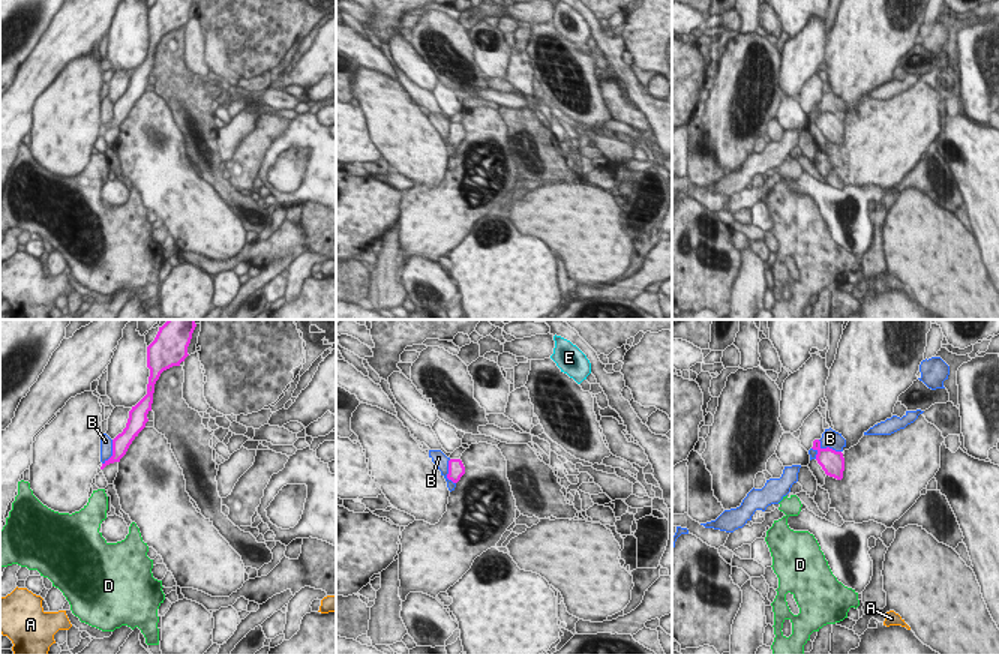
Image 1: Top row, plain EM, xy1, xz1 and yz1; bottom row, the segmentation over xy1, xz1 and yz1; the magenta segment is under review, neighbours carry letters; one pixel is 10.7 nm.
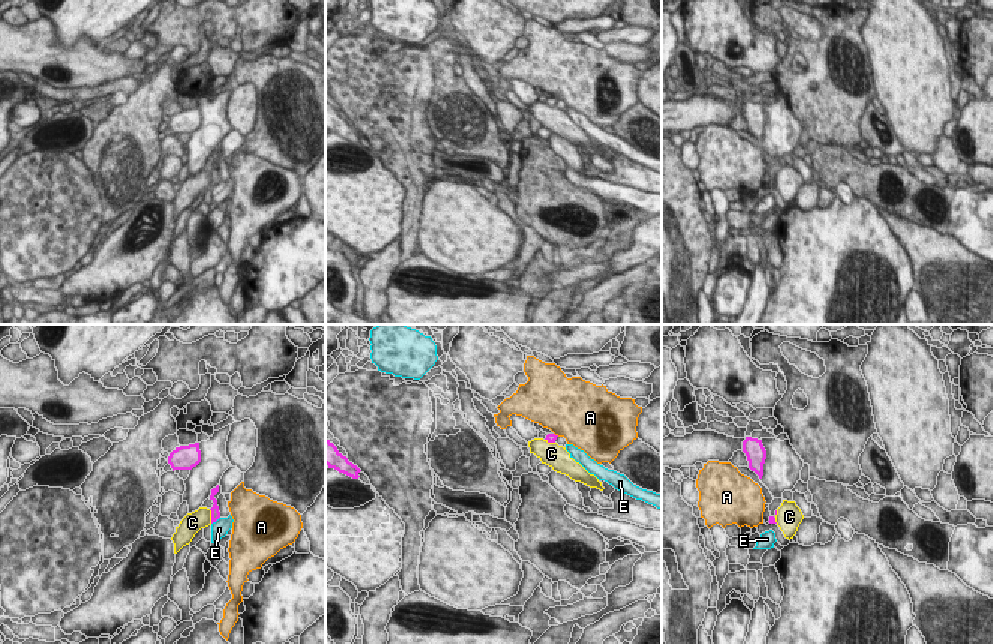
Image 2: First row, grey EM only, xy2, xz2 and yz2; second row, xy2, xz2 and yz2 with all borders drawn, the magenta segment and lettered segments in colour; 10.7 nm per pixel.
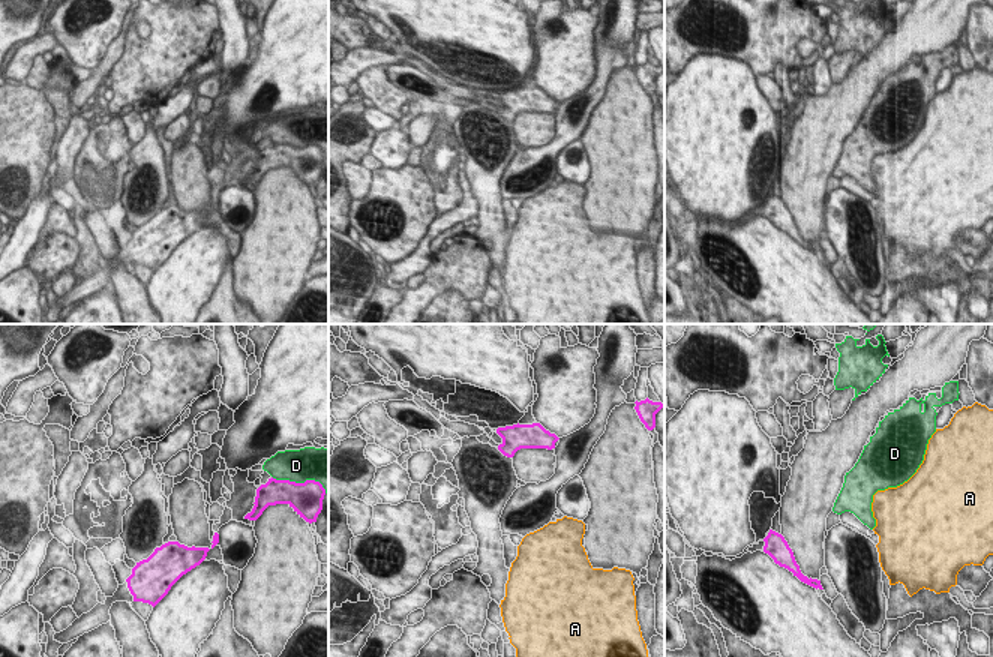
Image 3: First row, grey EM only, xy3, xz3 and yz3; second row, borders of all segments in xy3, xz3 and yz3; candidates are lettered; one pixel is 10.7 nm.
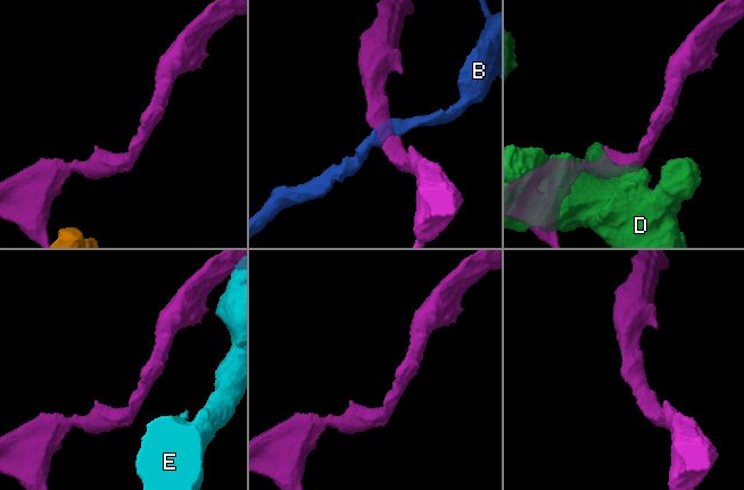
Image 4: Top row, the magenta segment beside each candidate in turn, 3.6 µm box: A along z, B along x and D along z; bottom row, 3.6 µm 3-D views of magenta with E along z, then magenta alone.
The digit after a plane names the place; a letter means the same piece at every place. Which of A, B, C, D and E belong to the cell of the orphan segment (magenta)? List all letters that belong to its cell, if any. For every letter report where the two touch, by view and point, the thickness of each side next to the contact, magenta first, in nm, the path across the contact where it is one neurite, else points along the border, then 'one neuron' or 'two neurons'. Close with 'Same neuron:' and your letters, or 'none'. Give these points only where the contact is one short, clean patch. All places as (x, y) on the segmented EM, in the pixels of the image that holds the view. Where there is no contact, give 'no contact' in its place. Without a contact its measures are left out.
A: meets magenta in xz2 at (557, 436); 100 nm thick on the magenta side, 480 nm on the other; two neurons
B: meets magenta in yz1 at (828, 447); 260 nm thick on the magenta side, 190 nm on the other; border along yz1 (818, 440), (822, 447), (840, 452); two neurons
C: meets magenta in xy2 at (212, 517); 100 nm thick on the magenta side, 220 nm on the other; border along xy2 (209, 509), (212, 523); two neurons
D: meets magenta in xy3 at (300, 483); 360 nm thick on the magenta side, 360 nm on the other; two neurons
E: meets magenta in xy2 at (215, 521); 100 nm thick on the magenta side, 190 nm on the other; border along xy2 (219, 517), (212, 524); two neurons
Same neuron: none

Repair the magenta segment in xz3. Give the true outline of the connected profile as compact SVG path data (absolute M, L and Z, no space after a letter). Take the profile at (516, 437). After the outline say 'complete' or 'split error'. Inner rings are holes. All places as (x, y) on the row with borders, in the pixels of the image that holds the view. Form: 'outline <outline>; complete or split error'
outline M540 423L532 424L513 424L498 428L496 434L502 438L498 450L513 458L520 448L555 448L555 442L560 440L555 434L546 430Z; complete

